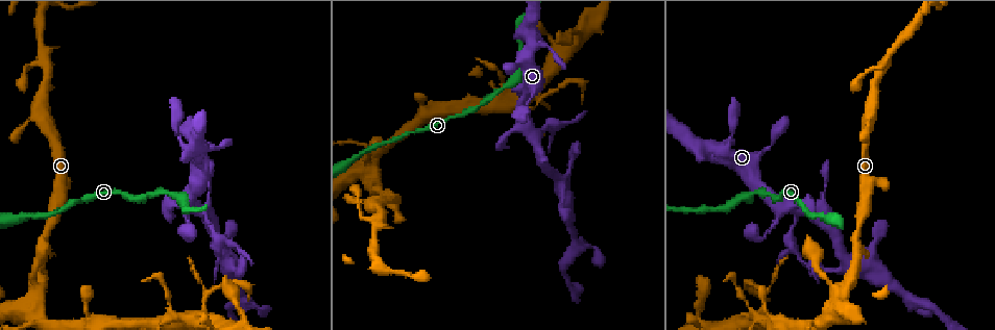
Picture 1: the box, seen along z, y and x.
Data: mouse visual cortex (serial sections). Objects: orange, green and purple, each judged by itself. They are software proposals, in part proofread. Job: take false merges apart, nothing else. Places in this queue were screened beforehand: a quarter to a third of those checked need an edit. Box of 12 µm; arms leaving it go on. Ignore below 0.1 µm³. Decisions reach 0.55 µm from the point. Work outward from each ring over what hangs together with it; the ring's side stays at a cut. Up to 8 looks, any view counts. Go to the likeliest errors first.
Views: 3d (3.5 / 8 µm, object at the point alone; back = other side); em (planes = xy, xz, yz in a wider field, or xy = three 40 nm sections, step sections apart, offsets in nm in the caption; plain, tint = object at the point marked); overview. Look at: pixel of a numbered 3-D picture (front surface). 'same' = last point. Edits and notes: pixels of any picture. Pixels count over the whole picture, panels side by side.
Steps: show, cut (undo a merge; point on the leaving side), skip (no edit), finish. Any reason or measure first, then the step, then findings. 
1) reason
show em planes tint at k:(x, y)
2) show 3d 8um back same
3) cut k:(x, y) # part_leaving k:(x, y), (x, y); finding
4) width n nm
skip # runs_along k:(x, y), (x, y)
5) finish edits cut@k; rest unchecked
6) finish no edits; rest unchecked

thick turns thin
show 3d 8um at 1:(792, 229)

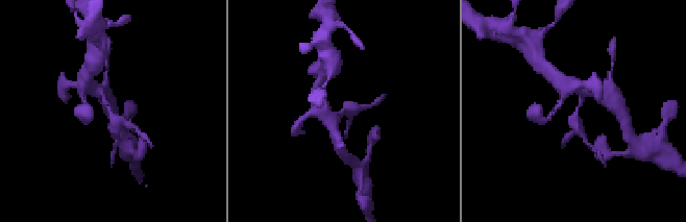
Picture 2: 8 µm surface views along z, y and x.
closer look
show 3d 3.5um back at 2:(343, 108)

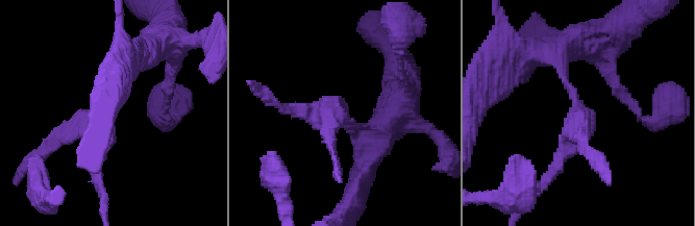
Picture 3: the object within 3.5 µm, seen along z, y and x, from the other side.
need the tissue
show em xy step 2 tint at 3:(574, 99)

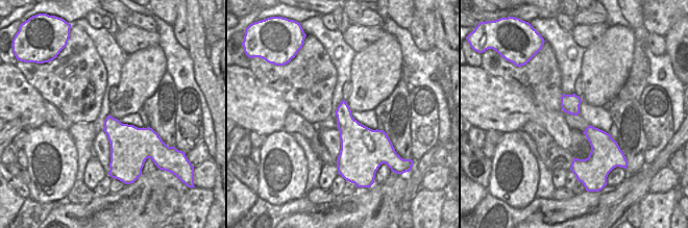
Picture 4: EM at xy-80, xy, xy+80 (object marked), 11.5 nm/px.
cut 3:(80, 114) # part_leaving 3:(573, 93), (584, 124), (546, 178); two cells meet here

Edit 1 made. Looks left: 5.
sudden change in width
show 3d 3.5um at 1:(772, 143)

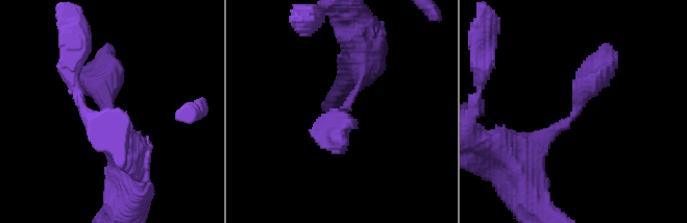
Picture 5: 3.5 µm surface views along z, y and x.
shape alone is not enough
show em xy step 2 tint at 5:(345, 109)

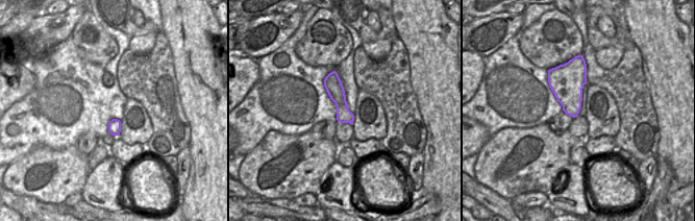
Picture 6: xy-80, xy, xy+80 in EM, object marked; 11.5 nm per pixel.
skip # runs_along 5:(512, 159), (563, 127), (606, 53); one cell here

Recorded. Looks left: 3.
four arms meet
show 3d 8um at 1:(537, 96)

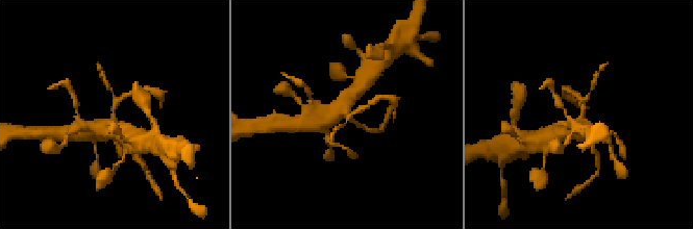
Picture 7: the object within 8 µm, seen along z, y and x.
show 3d 3.5um at 7:(346, 112)

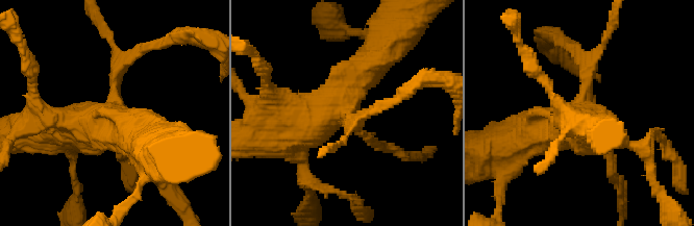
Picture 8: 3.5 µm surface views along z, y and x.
arms 4; arm_widths 150, 200, 500, 500 nm
show em planes tint at 8:(117, 104)

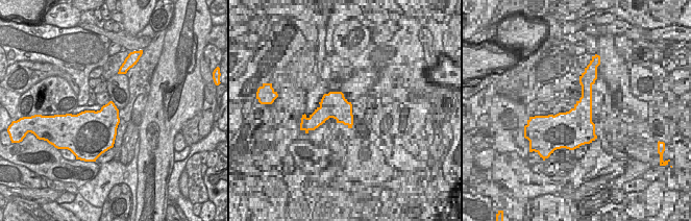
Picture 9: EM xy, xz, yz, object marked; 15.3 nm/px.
skip # runs_along 8:(275, 133), (306, 128), (380, 53); all the same cell

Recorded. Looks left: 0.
finish edits cut@3; rest unchecked

